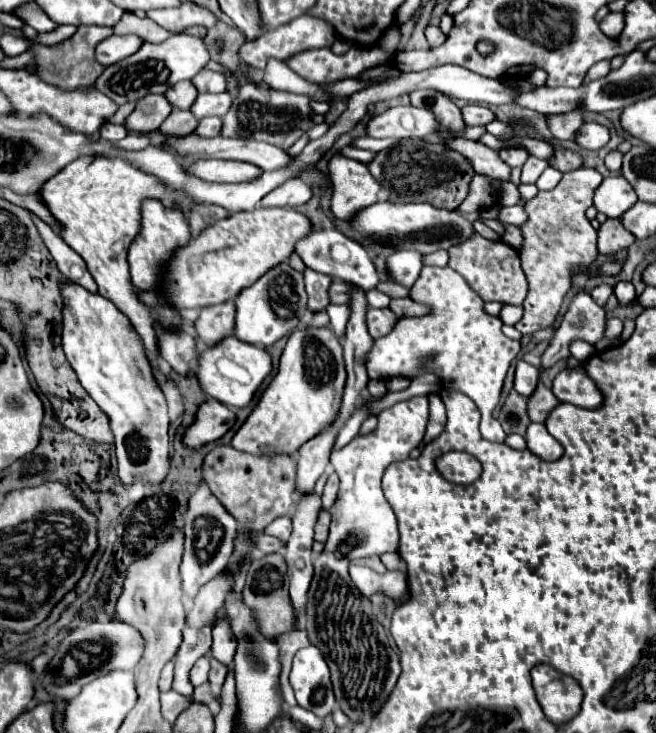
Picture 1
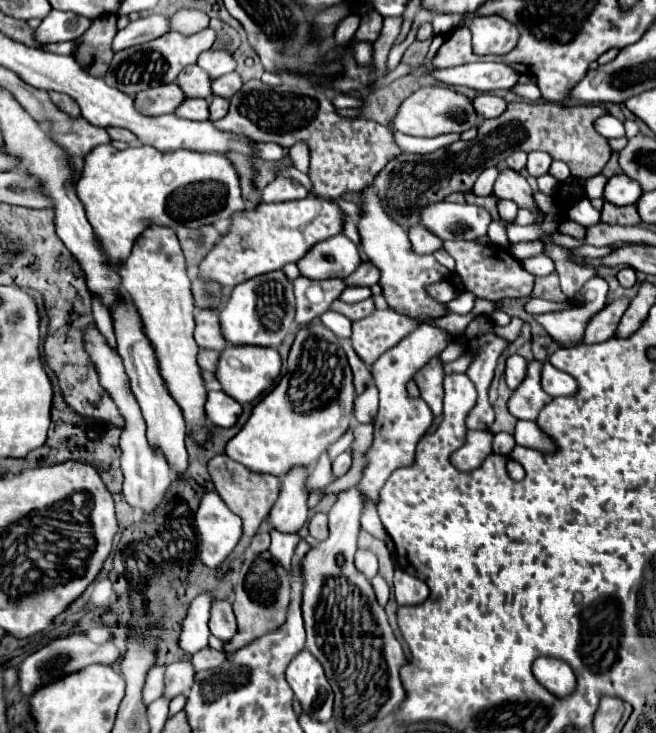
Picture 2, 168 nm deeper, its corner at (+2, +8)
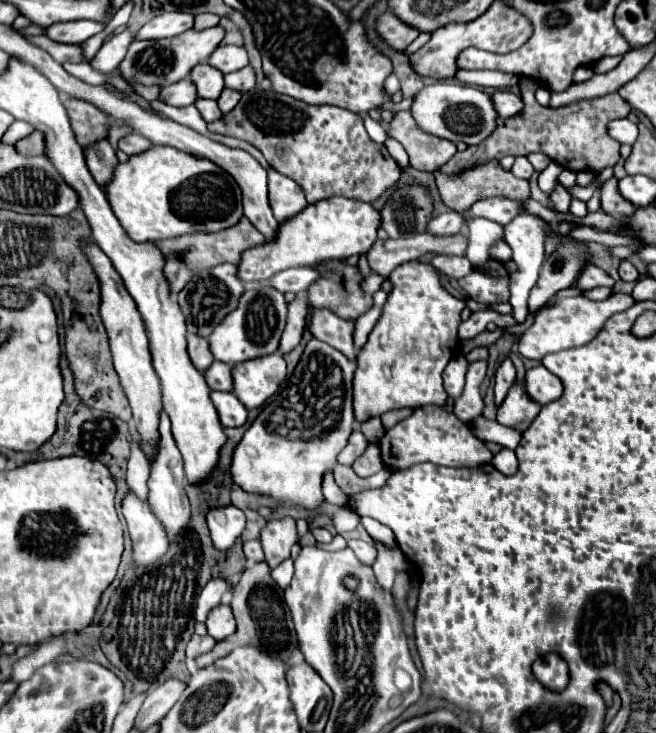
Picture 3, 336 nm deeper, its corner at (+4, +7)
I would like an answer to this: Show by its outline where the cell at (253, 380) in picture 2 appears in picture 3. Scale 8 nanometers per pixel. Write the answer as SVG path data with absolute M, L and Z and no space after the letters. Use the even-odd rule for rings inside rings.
M275 352L271 356L253 358L251 362L233 366L233 394L247 410L259 408L277 392L285 378L287 370L281 354Z

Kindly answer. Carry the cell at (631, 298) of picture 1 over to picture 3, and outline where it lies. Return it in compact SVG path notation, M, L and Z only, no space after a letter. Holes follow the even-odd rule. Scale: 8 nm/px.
M621 260L619 276L621 276L621 280L625 280L625 282L635 282L635 280L639 280L637 268L635 268L631 262L627 262L627 260Z

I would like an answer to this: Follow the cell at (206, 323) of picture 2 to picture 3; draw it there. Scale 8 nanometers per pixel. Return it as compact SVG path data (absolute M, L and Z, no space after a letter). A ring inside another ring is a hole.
M189 334L187 336L187 352L191 354L191 362L195 364L197 370L205 370L207 366L211 366L213 358L211 358L211 350L207 346L207 338L199 338L199 334Z

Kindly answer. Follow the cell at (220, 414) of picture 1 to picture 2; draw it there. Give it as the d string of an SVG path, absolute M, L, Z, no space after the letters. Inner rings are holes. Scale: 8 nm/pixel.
M209 391L209 399L205 405L207 417L217 427L233 427L243 411L243 407L223 391Z

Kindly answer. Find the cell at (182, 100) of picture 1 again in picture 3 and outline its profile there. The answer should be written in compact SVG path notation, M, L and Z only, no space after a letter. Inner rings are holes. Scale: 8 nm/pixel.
M199 64L199 66L195 66L195 70L191 70L189 78L195 84L199 98L211 98L211 100L219 98L221 90L223 90L223 74L219 70L215 70L213 66Z

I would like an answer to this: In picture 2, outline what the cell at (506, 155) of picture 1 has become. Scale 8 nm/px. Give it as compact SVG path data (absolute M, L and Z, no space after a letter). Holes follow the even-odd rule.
M517 151L517 153L507 157L507 167L513 171L525 169L525 163L527 163L527 153L523 153L523 151Z

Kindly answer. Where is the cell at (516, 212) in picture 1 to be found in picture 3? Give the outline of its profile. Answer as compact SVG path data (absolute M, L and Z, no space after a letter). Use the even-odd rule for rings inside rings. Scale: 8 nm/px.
M475 218L471 220L469 226L469 248L467 248L467 258L473 262L473 266L483 266L489 260L489 250L503 240L505 228L499 226L497 222L491 220L481 220Z

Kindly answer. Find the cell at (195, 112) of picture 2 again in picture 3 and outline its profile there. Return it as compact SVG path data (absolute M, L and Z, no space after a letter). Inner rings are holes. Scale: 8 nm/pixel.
M197 98L197 100L195 100L195 106L197 106L197 110L199 110L199 114L203 116L205 122L213 122L213 120L219 120L219 118L223 116L215 100L203 100L203 98Z

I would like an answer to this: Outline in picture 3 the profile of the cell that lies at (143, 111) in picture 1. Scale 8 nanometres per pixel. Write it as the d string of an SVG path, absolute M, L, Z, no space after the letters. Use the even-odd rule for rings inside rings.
M183 78L183 82L175 82L171 86L163 86L159 92L159 100L171 106L189 106L197 98L195 86L189 78Z

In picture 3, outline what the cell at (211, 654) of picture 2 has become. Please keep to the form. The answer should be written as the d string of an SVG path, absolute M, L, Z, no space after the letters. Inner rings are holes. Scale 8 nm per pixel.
M195 634L195 636L191 638L191 642L187 644L187 658L195 660L199 654L209 652L213 646L215 646L215 640L213 640L211 636L197 636L197 634Z

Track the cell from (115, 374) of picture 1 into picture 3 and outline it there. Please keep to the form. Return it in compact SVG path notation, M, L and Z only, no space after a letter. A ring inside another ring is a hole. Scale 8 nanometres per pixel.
M129 490L123 498L121 512L133 540L135 562L143 566L157 564L159 556L163 556L169 546L169 538L167 532L163 532L163 524L159 522L159 518L155 518L149 500L141 500L133 490Z

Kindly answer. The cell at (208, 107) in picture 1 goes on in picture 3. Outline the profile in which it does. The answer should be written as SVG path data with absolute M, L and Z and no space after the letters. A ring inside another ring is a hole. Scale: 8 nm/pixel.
M245 66L243 70L227 74L223 80L225 80L225 88L239 90L243 94L243 92L247 92L255 86L255 72L253 72L251 66Z

